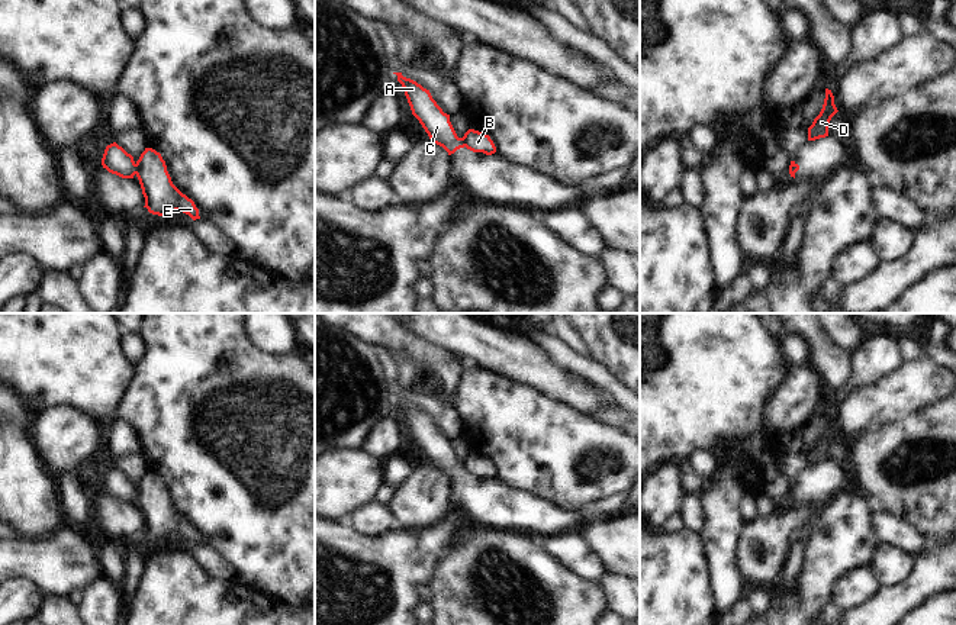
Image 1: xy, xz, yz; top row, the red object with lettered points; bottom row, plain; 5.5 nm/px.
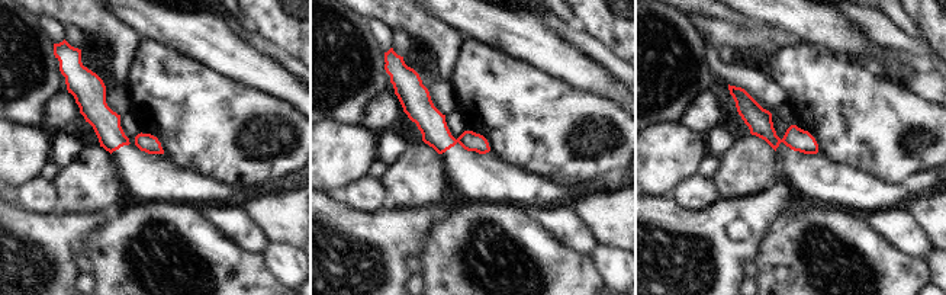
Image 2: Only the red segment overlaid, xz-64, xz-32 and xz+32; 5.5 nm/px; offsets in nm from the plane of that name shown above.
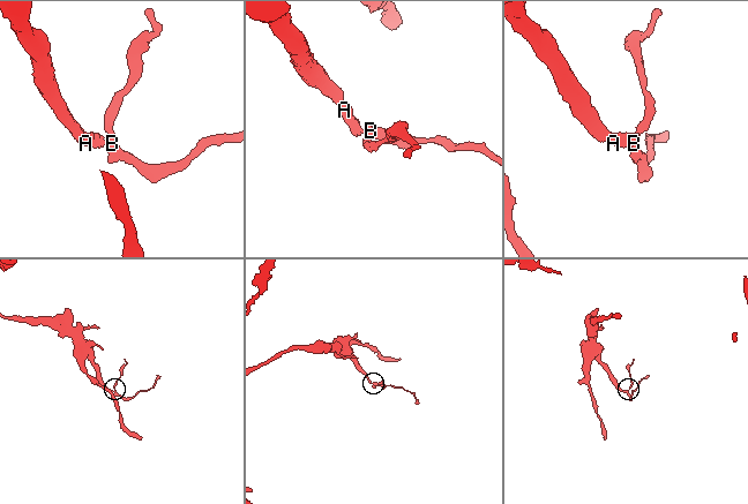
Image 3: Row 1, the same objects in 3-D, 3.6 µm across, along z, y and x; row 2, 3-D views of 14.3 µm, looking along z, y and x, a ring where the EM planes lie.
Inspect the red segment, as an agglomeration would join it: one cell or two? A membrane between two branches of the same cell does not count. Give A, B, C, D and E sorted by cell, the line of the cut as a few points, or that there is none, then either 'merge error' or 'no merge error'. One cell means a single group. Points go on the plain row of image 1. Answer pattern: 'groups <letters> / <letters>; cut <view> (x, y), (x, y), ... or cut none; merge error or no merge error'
groups A C / B D E; cut xy (135, 489), (137, 498); merge error

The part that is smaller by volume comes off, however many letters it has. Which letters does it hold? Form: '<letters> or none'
B, D, E

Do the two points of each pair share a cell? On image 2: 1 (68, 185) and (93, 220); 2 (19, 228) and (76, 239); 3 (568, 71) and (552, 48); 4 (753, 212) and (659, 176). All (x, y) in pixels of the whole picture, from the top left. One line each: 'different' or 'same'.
1: different
2: same
3: same
4: different

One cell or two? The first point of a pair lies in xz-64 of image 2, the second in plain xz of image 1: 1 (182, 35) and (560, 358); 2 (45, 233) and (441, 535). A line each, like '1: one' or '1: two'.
1: two
2: one

